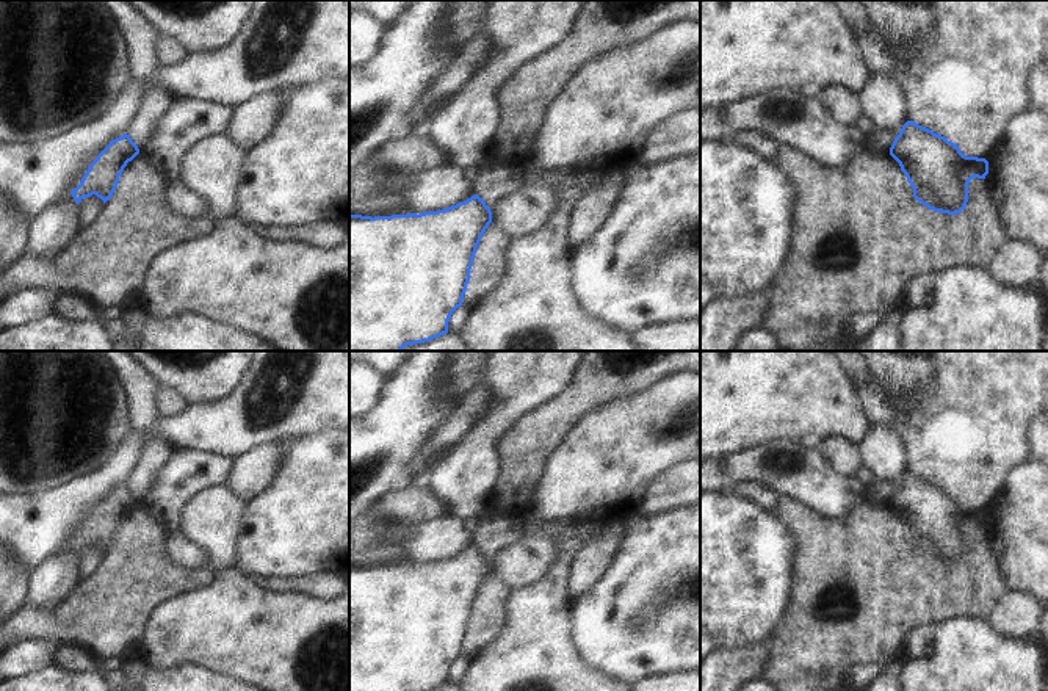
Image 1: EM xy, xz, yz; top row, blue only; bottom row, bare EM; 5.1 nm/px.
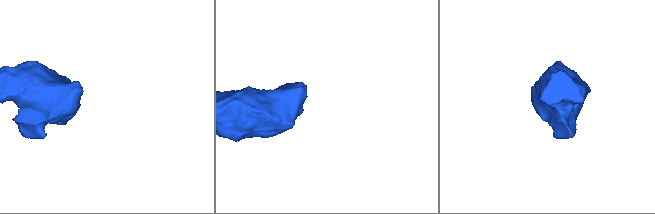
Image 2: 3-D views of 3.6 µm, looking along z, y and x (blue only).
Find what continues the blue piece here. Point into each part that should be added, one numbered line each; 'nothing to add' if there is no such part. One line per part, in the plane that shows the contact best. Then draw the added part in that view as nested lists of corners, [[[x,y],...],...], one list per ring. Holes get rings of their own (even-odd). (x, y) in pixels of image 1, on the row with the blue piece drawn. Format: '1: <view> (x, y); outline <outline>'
nothing to add

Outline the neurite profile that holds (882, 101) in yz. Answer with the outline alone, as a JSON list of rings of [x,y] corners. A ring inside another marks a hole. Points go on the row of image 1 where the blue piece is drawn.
[[[884,75],[871,78],[860,94],[862,113],[873,122],[876,132],[890,135],[901,132],[909,121],[909,103],[896,80]]]

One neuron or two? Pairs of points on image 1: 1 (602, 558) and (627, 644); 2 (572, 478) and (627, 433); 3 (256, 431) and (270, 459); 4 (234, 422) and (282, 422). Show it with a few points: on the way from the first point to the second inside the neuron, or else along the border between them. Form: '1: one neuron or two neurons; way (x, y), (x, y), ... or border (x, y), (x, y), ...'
1: two neurons; border (622, 538), (608, 569), (578, 596)
2: one neuron; way (586, 473), (613, 447)
3: two neurons; border (289, 439), (260, 444), (237, 459)
4: one neuron; way (246, 422), (270, 422)

